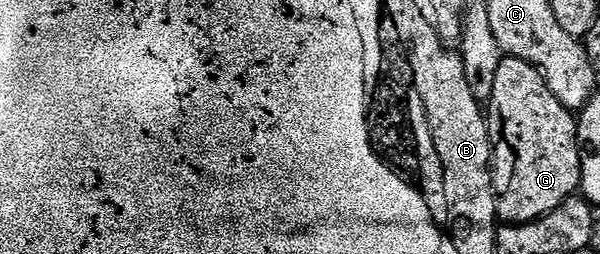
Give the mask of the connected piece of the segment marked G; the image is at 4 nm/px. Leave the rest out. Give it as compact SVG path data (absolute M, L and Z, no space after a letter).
M501 57L498 64L498 76L494 76L494 92L486 103L486 117L489 127L501 126L504 129L504 146L512 153L512 175L508 178L504 190L499 191L496 199L496 216L501 223L521 226L538 220L567 198L580 190L580 159L582 147L578 137L578 122L573 111L568 110L550 92L544 75L520 58Z

